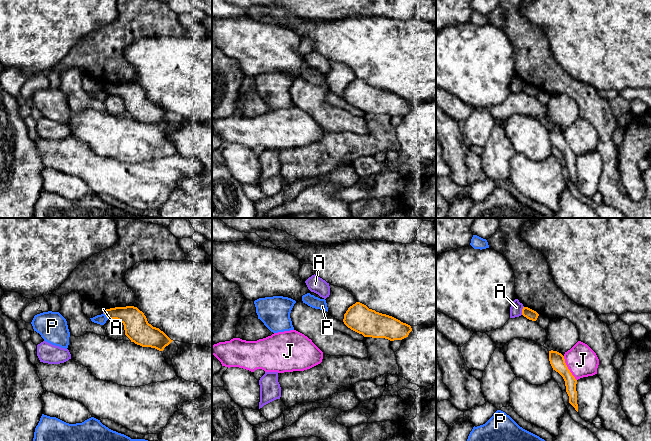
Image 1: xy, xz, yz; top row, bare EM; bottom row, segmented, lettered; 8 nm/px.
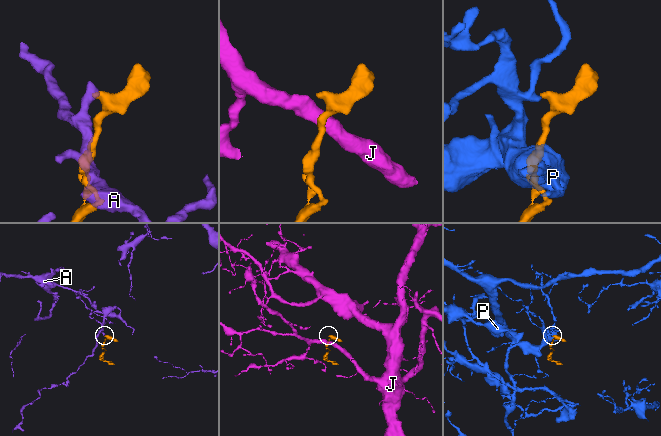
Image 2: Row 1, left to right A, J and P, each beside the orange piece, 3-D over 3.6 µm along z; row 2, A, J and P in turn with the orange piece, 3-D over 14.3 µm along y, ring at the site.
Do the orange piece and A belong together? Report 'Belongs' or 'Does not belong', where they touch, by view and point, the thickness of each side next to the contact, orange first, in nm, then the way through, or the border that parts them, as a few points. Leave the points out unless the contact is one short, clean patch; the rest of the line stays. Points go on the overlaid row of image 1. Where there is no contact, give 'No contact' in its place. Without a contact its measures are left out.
Does not belong. Touches orange at yz (522, 310). Thickness 90 nm (orange) against 100 nm. Boundary: yz (523, 306), (521, 314)

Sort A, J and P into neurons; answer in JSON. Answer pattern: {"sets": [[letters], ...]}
{"sets": [["A"], ["J"], ["P"]]}

